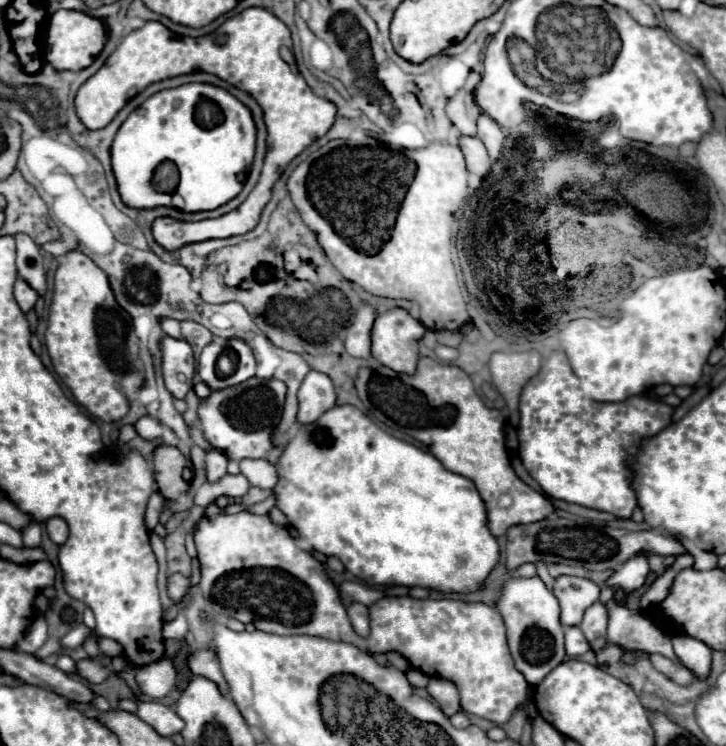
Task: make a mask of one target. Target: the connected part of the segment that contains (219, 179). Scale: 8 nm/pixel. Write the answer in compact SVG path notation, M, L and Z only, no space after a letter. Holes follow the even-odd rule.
M183 84L179 88L161 90L153 94L129 114L129 118L121 124L111 144L111 166L113 166L113 176L117 180L117 190L121 194L123 204L137 210L151 210L159 206L169 206L171 202L167 194L155 192L151 188L151 172L163 160L175 160L179 168L177 194L184 200L184 206L180 210L203 212L203 210L215 210L223 206L225 202L233 200L241 192L247 180L247 168L253 162L253 154L255 154L255 124L253 124L251 112L223 88L217 88L211 84ZM205 106L207 106L207 128L203 126L203 120L201 120Z

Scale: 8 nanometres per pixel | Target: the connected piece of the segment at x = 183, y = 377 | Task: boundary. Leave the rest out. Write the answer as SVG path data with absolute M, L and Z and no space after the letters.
M165 336L161 340L161 354L163 354L163 380L167 390L175 398L185 398L197 380L191 346L185 340L173 340Z

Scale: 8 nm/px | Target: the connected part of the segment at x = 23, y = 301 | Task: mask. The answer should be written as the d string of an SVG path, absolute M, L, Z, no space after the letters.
M17 280L15 282L15 300L17 300L17 304L19 304L19 308L27 314L33 306L35 306L35 302L37 302L37 292L25 282L25 280Z

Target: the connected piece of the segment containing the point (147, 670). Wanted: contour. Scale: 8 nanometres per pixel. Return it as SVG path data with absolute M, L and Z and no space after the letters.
M157 660L137 668L137 686L145 696L163 698L175 686L175 666L171 660Z

